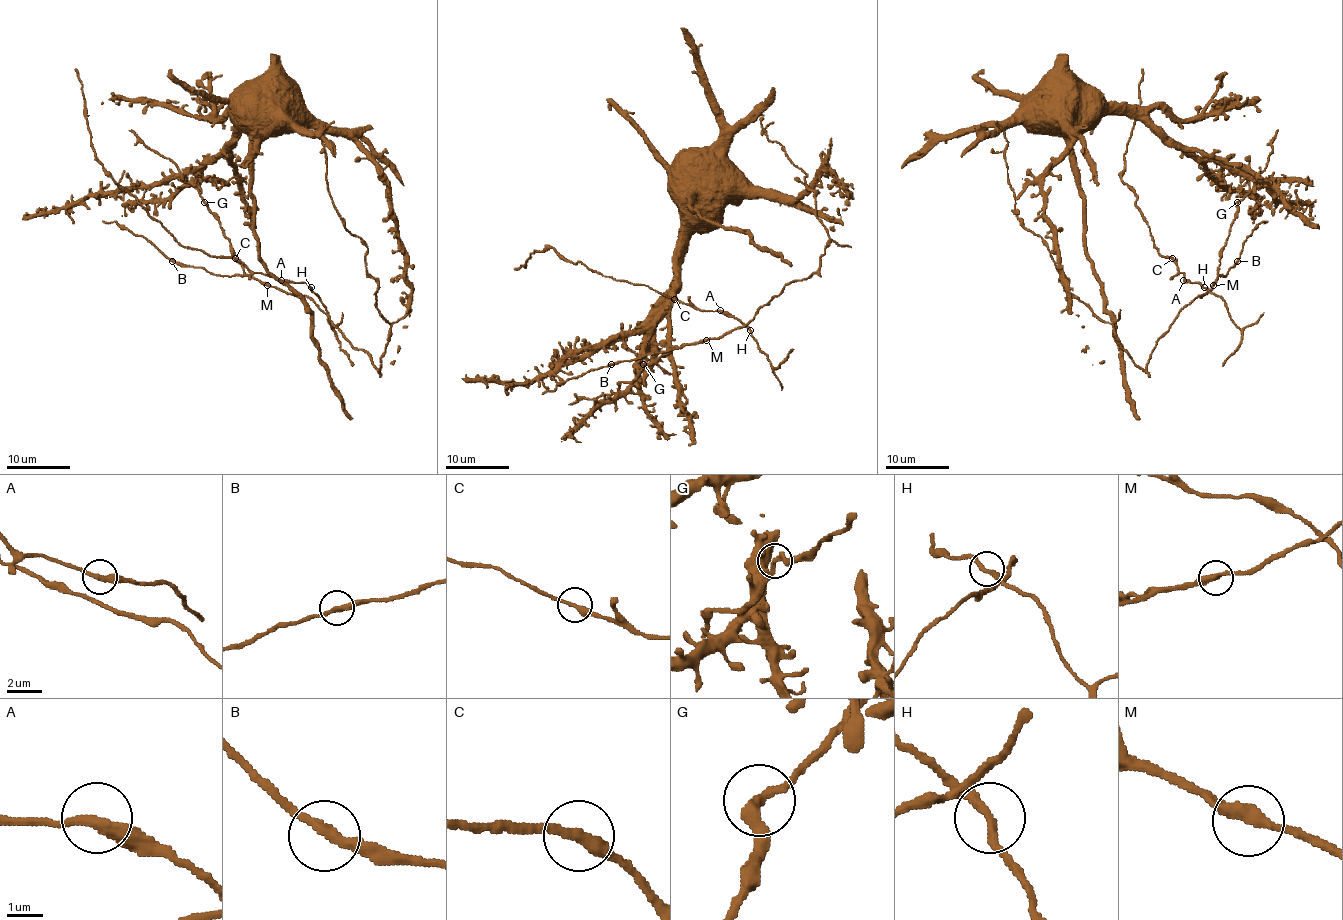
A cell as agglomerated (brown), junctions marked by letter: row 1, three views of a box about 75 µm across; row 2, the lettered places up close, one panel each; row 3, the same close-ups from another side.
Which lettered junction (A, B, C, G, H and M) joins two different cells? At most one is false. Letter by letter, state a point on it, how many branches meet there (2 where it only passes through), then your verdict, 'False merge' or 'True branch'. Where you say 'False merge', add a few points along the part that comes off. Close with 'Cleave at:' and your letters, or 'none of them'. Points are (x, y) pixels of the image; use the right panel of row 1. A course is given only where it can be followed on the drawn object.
A: Place: (1183, 280). Branches: 2. True branch
B: Place: (1237, 261). Branches: 2. True branch
C: Place: (1172, 258). Branches: 2. True branch
G: Place: (1237, 202). Branches: 2. True branch
H: Place: (1204, 287). Branches: 2. True branch
M: Place: (1213, 285). Branches: 2. True branch
Cleave at: none of them

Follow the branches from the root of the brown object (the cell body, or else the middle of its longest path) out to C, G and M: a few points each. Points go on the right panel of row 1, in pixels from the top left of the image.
C: (1234, 214), (1220, 258), (1218, 277), (1207, 293), (1199, 294), (1202, 287), (1198, 282), (1187, 280), (1172, 258)
G: (1234, 214), (1237, 201)
M: (1234, 214), (1213, 285)

